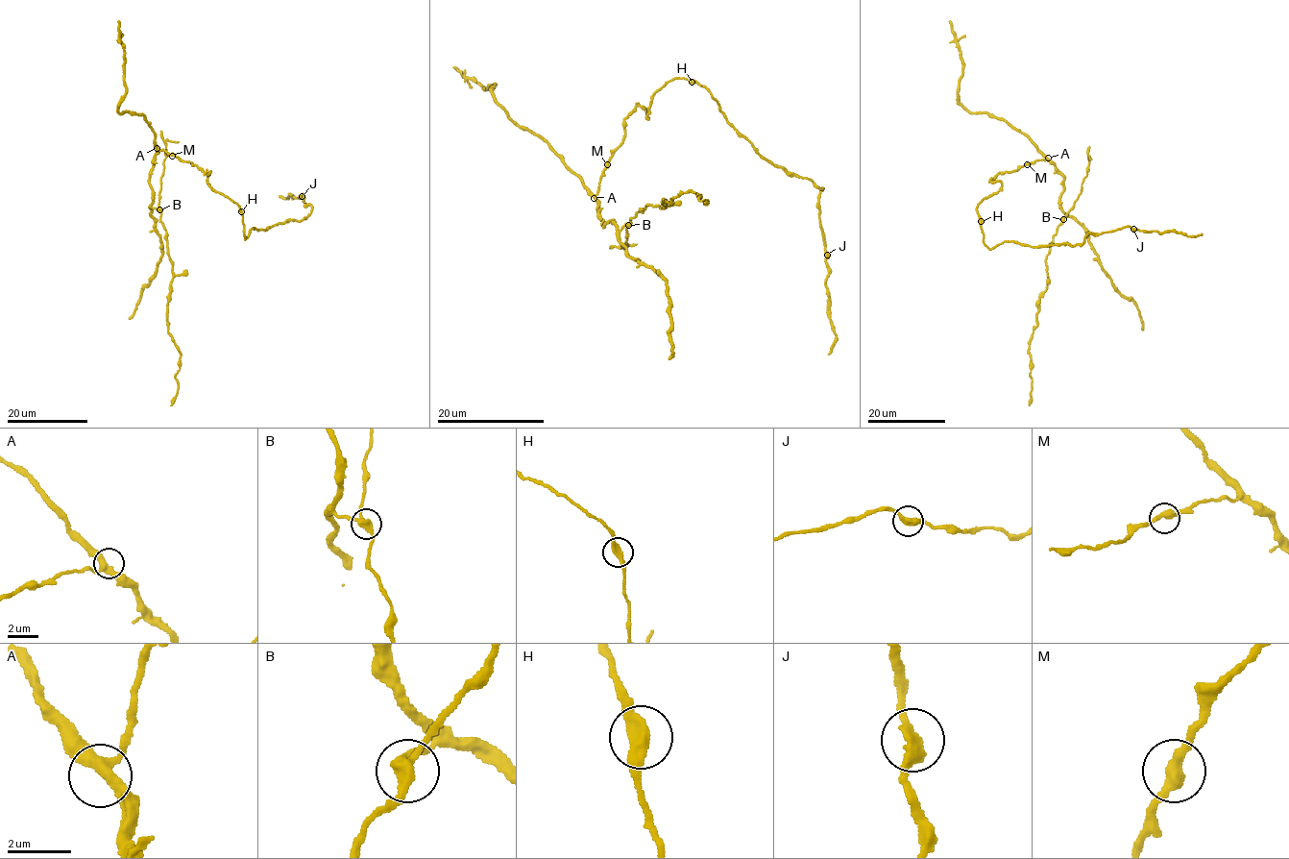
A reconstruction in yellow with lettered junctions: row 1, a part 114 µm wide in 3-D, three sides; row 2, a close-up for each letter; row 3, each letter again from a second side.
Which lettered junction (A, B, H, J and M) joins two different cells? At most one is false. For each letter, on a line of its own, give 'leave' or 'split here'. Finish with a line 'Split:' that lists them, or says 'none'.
A: leave
B: split here
H: leave
J: leave
M: leave
Split: B

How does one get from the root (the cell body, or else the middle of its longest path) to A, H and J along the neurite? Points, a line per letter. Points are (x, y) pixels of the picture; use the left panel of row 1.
A: (205, 173), (194, 164), (157, 148)
H: (205, 173), (209, 171), (207, 181), (210, 187), (233, 201), (241, 211)
J: (205, 173), (209, 171), (210, 187), (238, 206), (245, 239), (252, 228), (303, 221), (312, 208), (302, 196)

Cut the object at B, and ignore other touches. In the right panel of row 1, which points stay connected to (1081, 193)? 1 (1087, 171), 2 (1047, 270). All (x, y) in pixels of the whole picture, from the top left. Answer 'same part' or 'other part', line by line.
1: same part
2: same part

